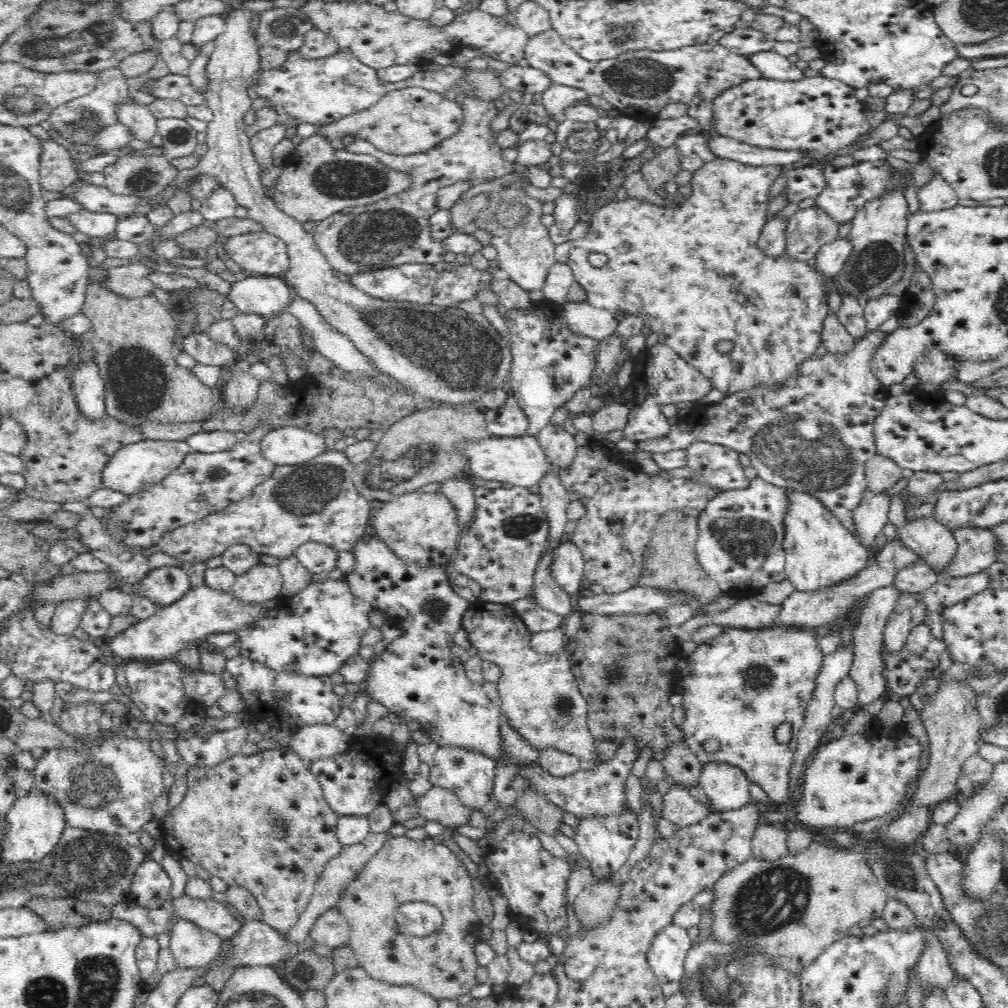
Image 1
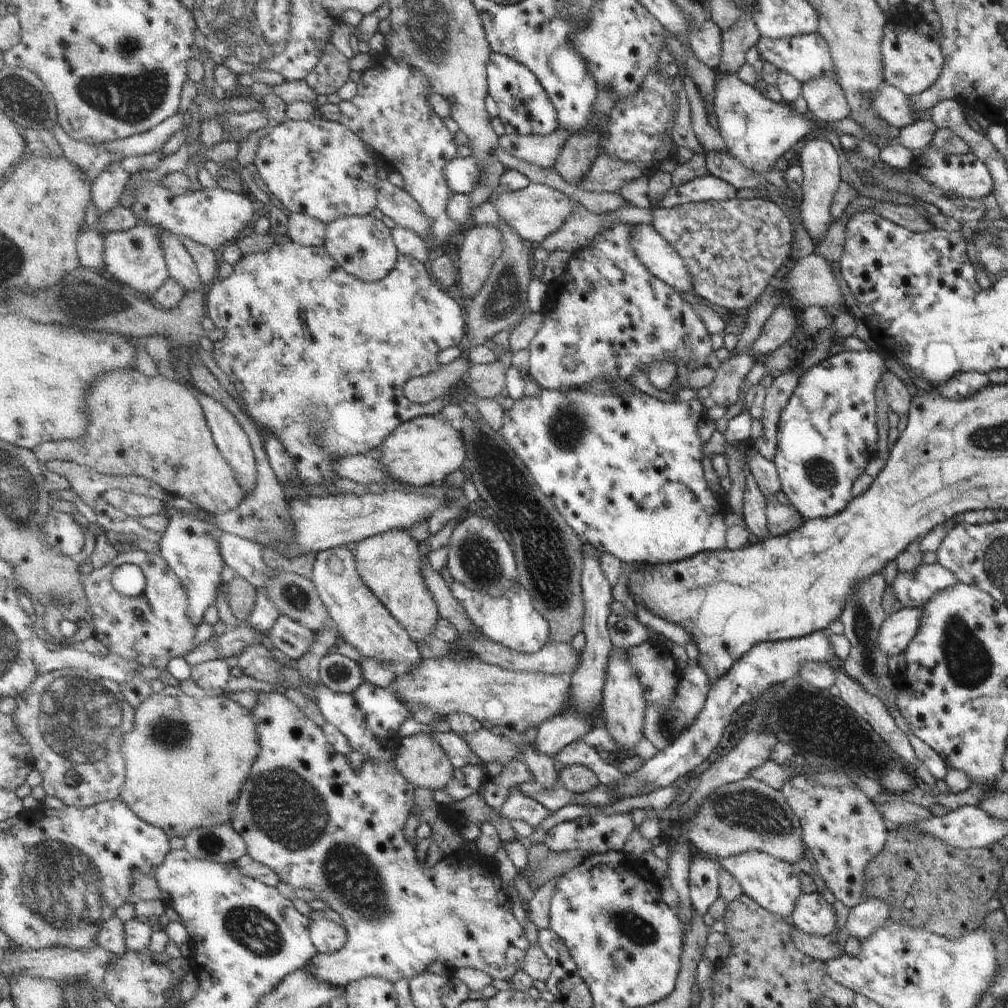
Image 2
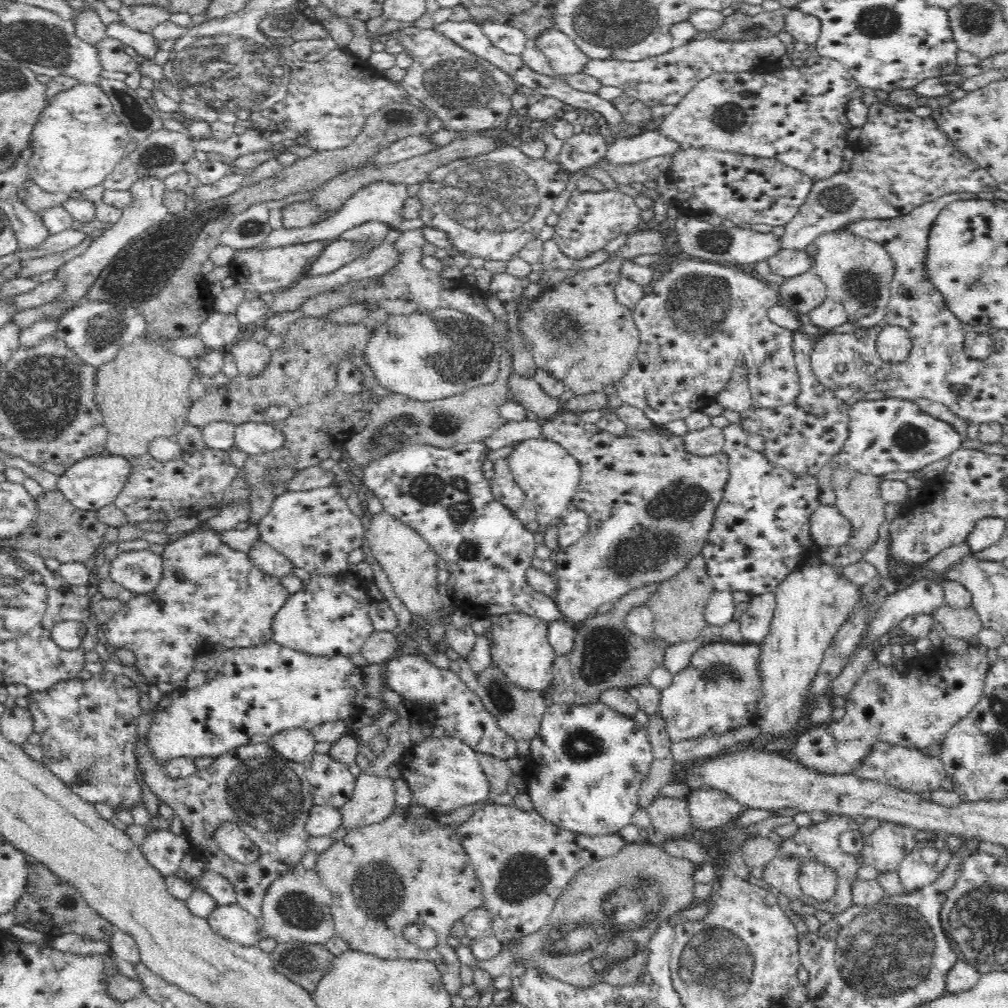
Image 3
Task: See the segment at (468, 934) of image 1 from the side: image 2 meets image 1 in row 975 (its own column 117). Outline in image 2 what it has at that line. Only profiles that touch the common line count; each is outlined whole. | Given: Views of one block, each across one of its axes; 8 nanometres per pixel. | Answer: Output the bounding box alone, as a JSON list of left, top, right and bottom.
[34,366,249,515]

